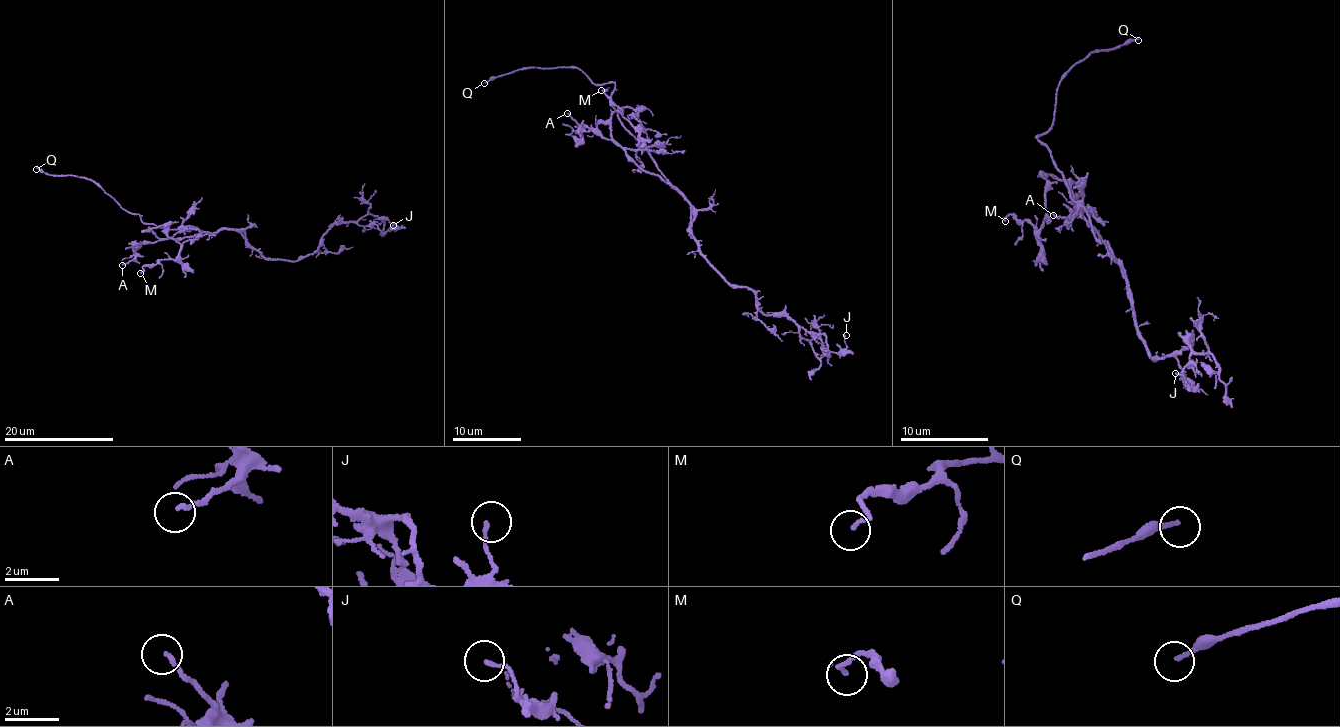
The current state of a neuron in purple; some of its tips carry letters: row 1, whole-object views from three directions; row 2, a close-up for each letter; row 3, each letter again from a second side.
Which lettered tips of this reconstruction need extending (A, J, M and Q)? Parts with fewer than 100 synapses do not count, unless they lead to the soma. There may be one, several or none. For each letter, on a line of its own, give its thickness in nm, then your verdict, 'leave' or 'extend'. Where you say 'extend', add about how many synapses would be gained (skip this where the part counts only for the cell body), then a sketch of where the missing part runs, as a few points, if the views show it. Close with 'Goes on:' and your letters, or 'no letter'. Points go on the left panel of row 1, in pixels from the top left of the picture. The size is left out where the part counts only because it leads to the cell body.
A: 150 nm thick; leave
J: 120 nm thick; leave
M: 140 nm thick; leave
Q: 130 nm thick; extend
Goes on: Q

